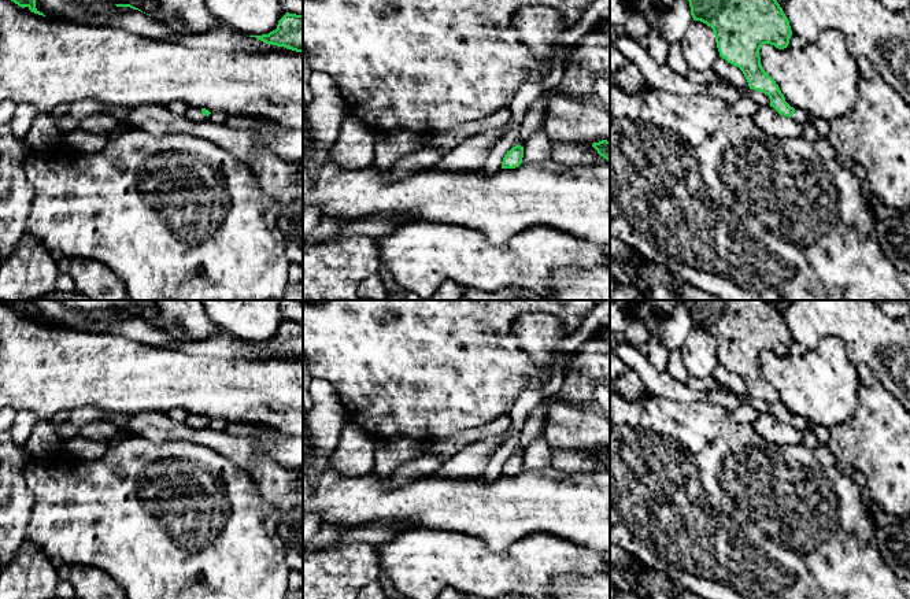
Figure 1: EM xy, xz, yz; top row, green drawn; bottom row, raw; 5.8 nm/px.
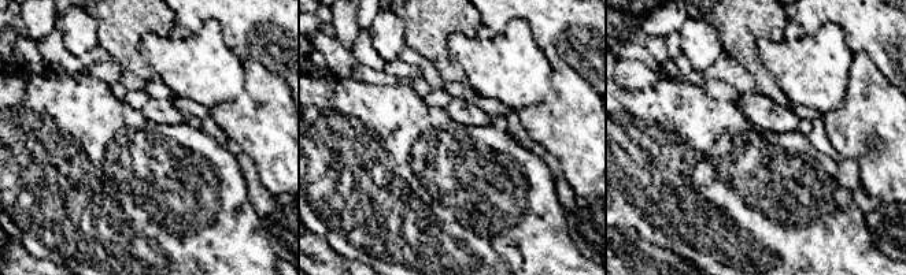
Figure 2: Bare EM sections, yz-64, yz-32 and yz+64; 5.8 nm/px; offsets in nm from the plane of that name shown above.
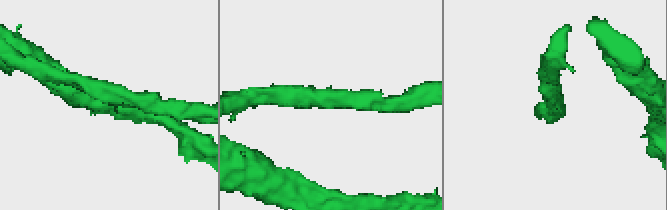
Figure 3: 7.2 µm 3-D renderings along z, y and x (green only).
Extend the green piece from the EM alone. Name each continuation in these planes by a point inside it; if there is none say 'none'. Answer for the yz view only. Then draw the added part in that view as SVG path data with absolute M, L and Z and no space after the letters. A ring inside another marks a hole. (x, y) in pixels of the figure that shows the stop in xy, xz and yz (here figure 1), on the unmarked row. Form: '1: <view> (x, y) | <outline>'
1: yz (799, 422) | M795 415L791 425L800 432L807 432L814 424L803 417Z

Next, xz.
none

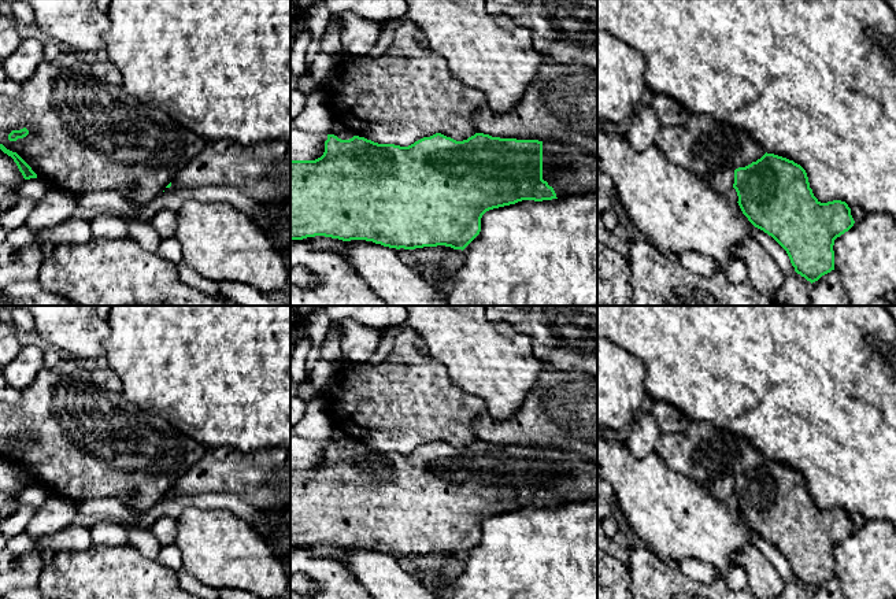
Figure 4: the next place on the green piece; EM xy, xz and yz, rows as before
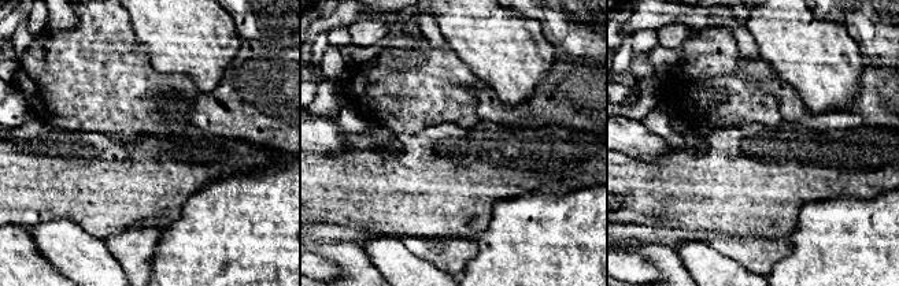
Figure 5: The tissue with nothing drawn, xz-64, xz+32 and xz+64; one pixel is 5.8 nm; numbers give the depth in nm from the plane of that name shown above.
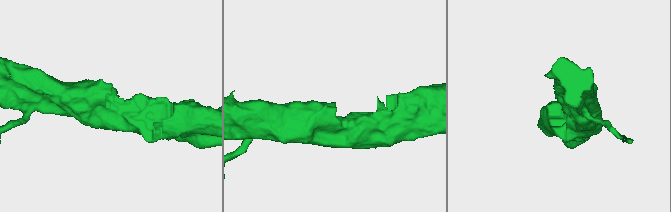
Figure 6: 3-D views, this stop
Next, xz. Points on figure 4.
1: xz (570, 477) | M543 448L543 487L556 504L597 498L597 463L570 451Z

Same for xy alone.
none

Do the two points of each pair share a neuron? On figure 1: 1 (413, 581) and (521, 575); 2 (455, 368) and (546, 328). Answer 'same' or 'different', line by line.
1: same
2: different

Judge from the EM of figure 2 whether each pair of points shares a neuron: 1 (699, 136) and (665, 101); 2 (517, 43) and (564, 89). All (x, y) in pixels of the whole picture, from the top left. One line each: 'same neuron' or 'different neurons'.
1: same neuron
2: different neurons

